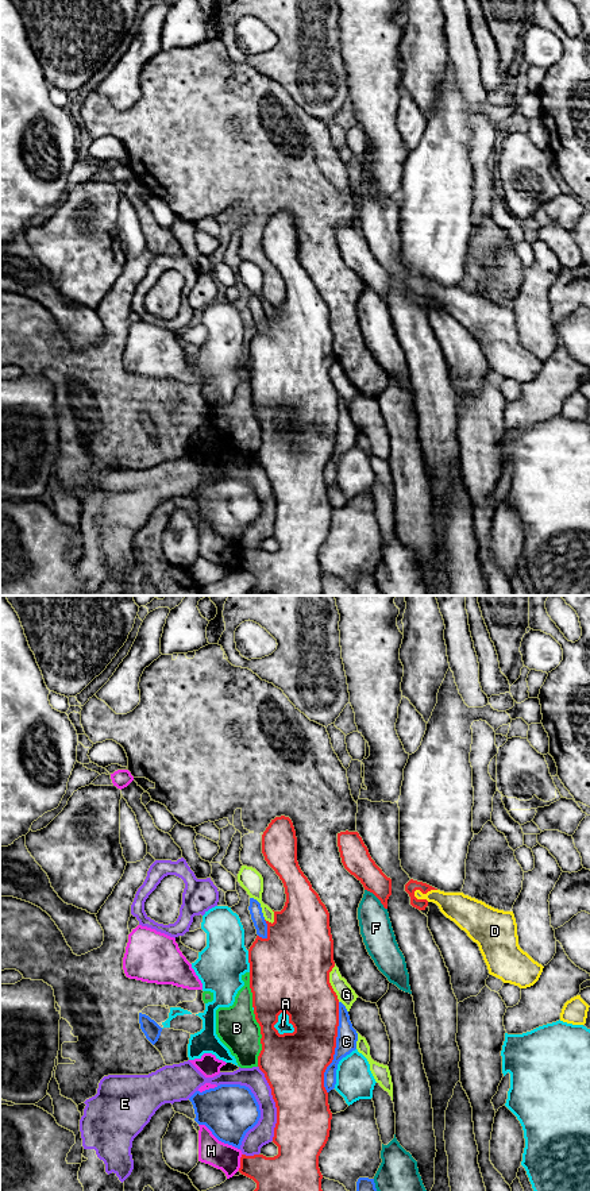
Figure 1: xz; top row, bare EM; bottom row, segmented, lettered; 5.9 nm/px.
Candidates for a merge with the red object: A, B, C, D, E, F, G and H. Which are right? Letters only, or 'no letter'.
D

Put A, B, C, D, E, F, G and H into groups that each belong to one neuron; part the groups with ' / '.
A / B / C / D / E / F / G / H

